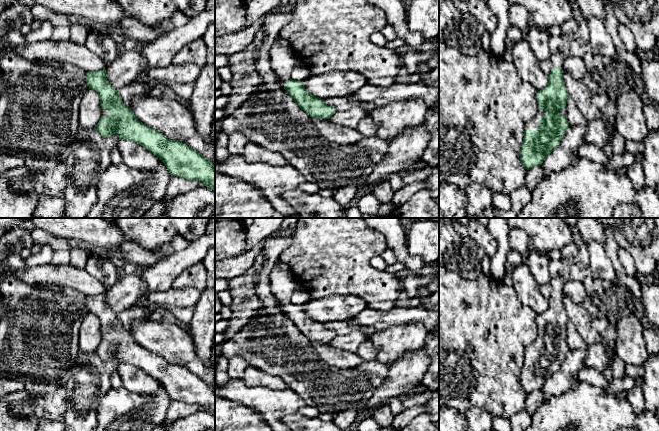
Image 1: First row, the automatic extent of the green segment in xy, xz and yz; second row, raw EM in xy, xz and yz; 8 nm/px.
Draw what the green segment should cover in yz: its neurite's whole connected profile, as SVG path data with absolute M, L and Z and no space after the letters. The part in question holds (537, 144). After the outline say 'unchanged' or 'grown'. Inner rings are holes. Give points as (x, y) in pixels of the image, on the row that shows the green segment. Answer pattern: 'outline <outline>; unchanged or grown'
outline M571 1L571 7L579 25L576 32L563 34L557 27L548 29L550 59L554 67L548 75L548 84L537 91L536 116L525 125L519 156L527 170L542 165L545 158L559 145L570 125L566 117L566 101L569 96L563 80L563 61L572 56L583 58L591 52L586 22L575 1Z; grown

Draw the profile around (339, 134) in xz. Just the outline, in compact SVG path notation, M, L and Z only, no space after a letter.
M310 117L319 135L325 140L338 145L353 145L359 142L363 136L353 128L333 124L329 119Z

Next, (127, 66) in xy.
M139 47L130 51L122 50L106 68L106 78L115 90L120 90L132 83L146 66L147 61Z

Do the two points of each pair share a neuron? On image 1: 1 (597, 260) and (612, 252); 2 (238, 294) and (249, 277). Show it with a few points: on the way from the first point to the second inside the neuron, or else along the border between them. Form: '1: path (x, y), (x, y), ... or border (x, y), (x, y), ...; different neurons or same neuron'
1: border (602, 245), (616, 270); different neurons
2: path (241, 290), (248, 281); same neuron

